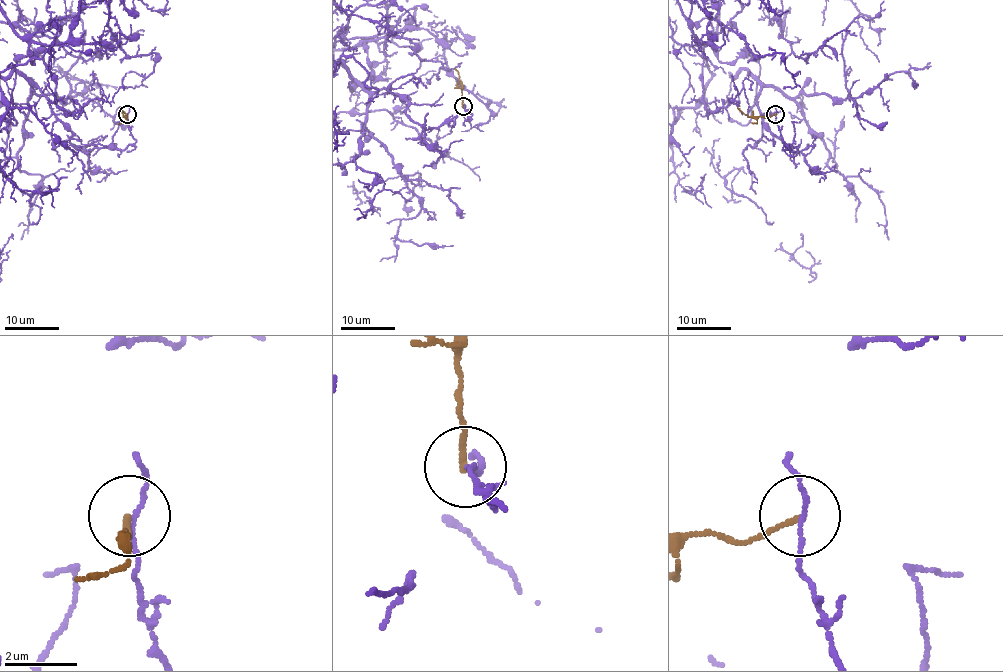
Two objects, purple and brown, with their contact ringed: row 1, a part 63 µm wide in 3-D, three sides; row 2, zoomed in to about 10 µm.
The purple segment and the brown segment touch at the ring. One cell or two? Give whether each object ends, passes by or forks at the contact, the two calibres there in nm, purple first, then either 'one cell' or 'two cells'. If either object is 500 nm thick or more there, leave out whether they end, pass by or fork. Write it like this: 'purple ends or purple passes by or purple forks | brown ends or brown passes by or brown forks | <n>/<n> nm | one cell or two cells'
purple passes by | brown ends | 100/140 nm | two cells

